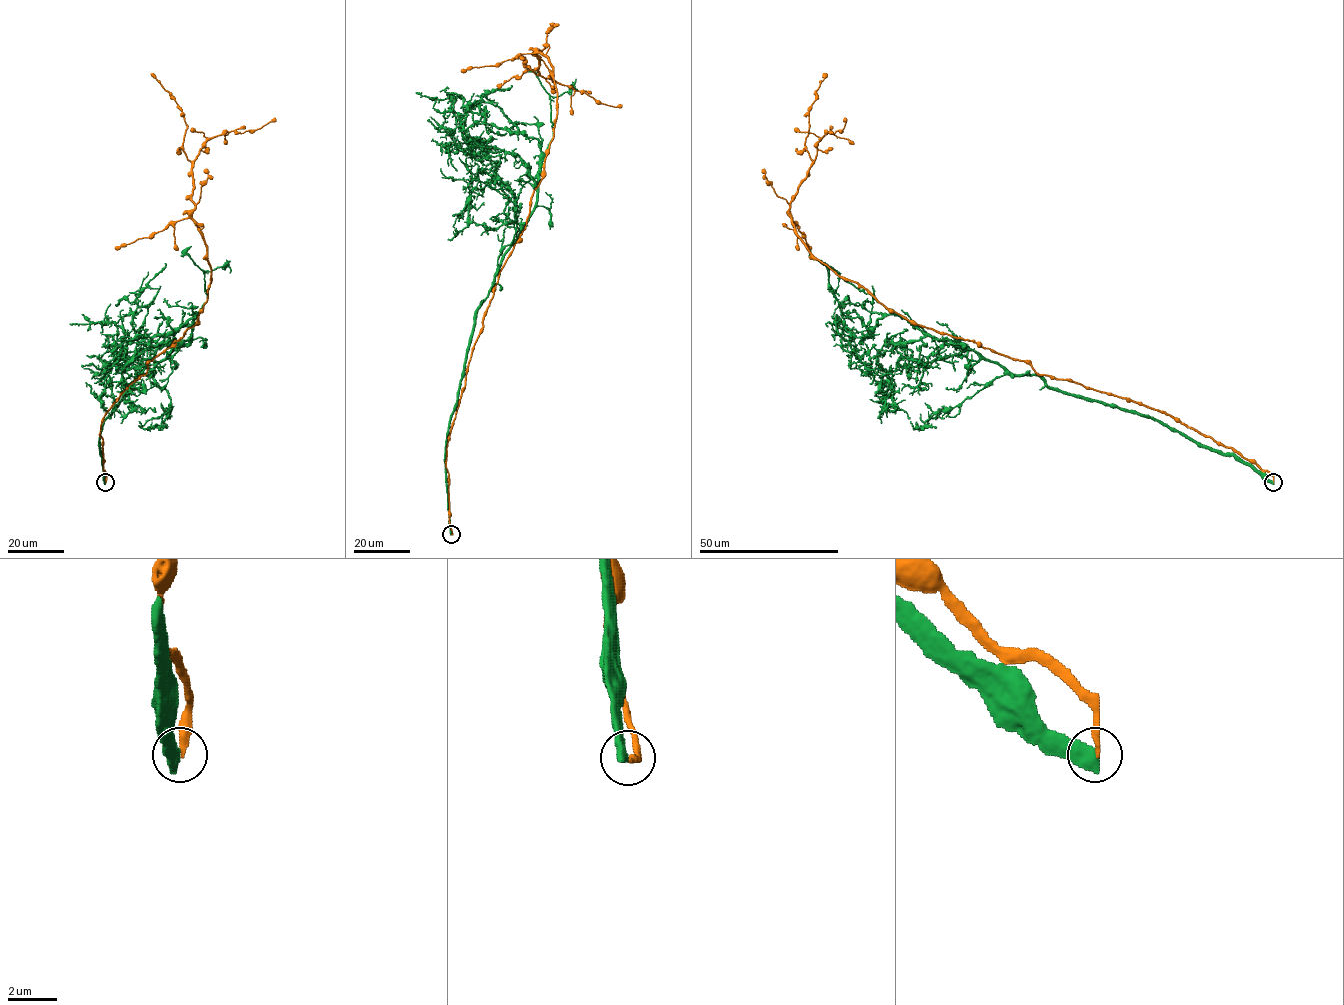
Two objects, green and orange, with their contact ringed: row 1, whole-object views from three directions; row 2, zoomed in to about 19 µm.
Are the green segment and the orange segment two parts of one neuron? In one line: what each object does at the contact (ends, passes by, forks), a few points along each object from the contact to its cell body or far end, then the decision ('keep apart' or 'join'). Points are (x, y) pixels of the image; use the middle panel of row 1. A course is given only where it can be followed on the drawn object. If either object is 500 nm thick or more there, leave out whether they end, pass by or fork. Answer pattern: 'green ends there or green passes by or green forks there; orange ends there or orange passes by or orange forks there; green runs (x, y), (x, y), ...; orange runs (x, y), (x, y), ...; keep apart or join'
green runs (451, 534), (445, 440), (474, 313), (536, 198), (541, 143), (489, 125), (478, 106), (493, 90), (510, 85); orange runs (451, 534), (447, 438), (556, 118), (553, 69), (541, 50), (537, 74), (529, 66), (497, 87); keep apart

